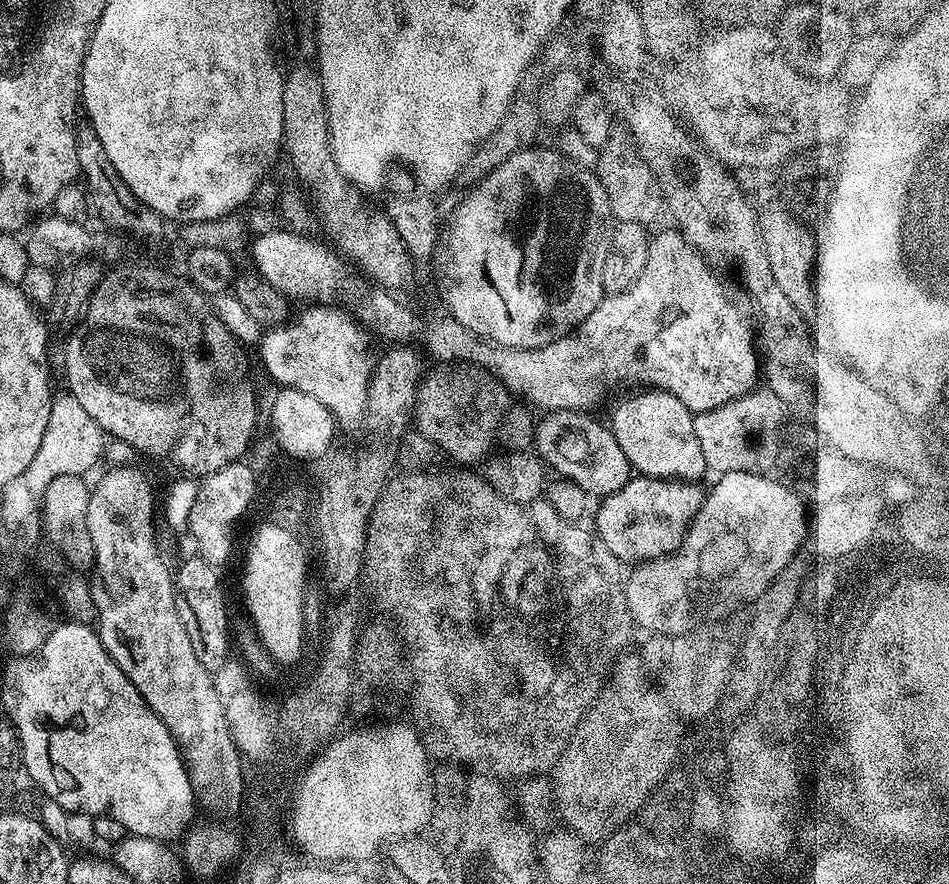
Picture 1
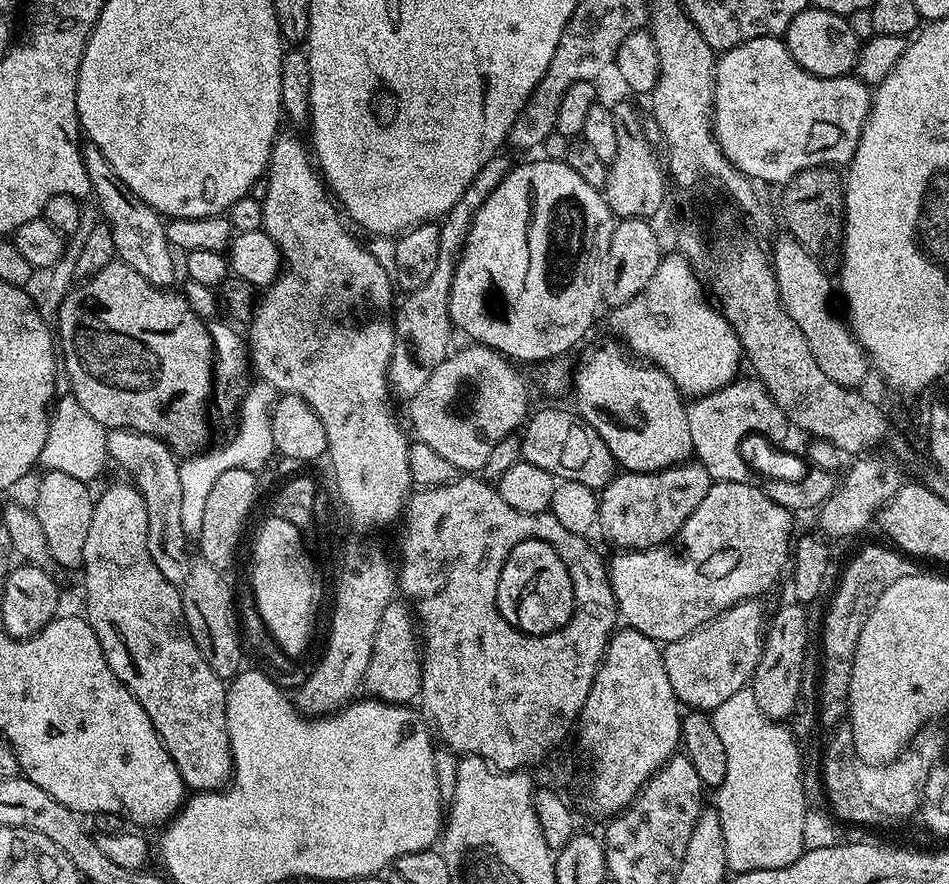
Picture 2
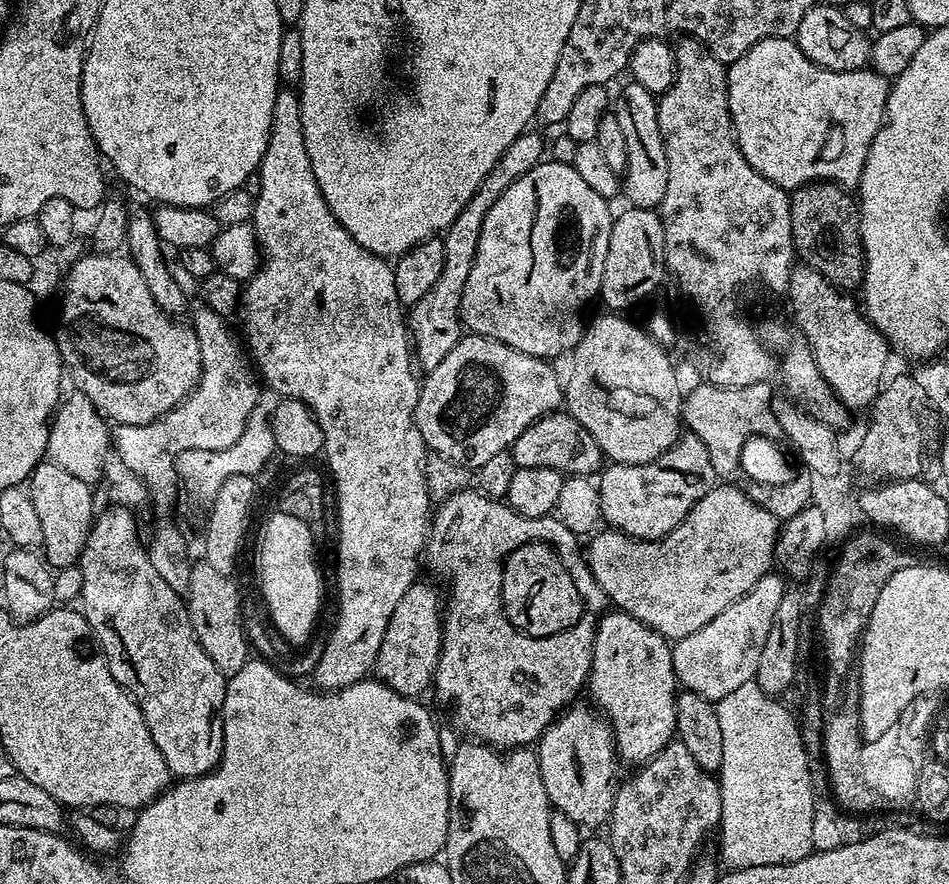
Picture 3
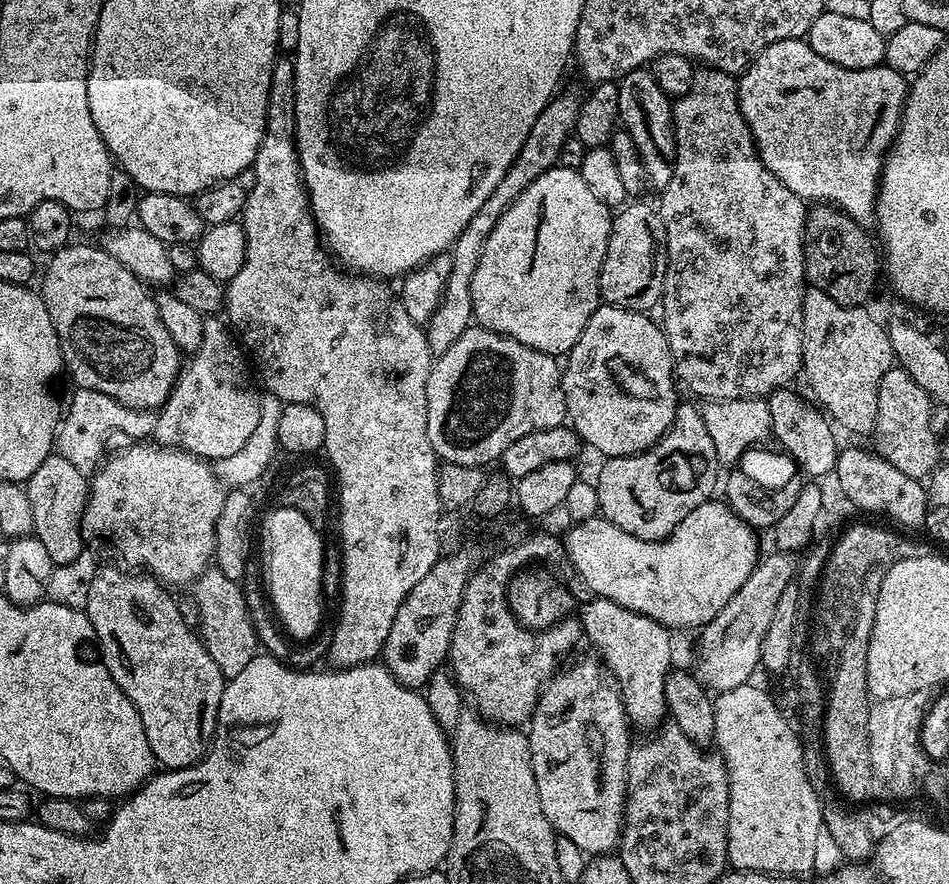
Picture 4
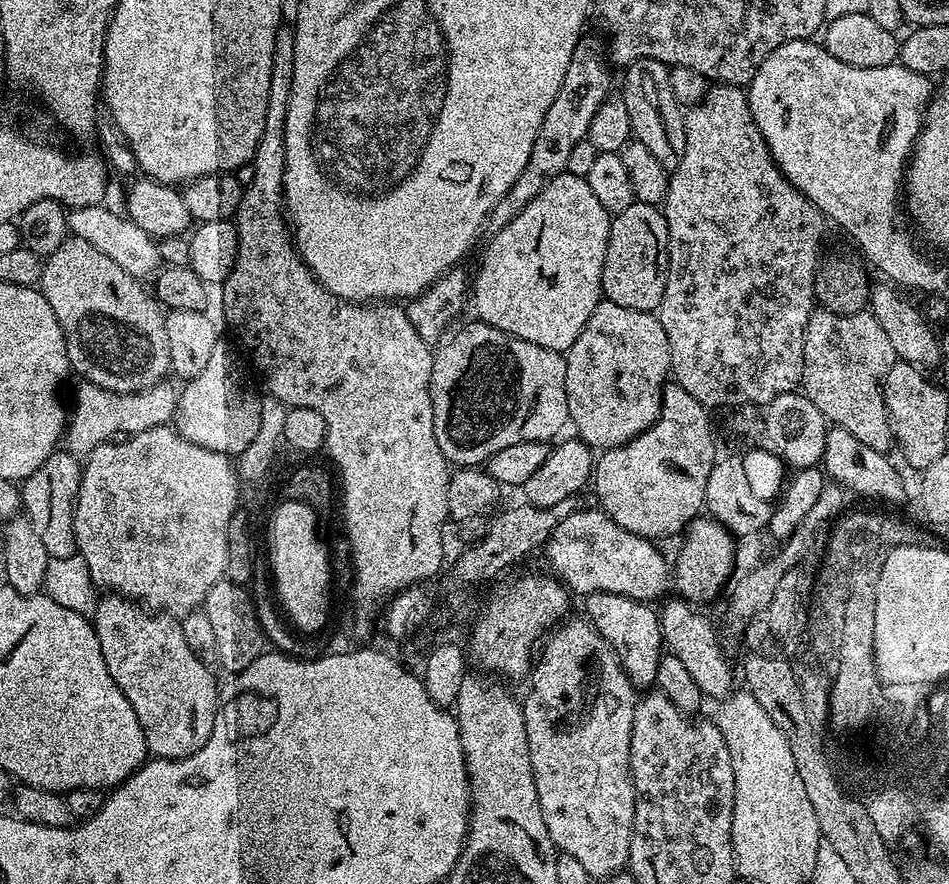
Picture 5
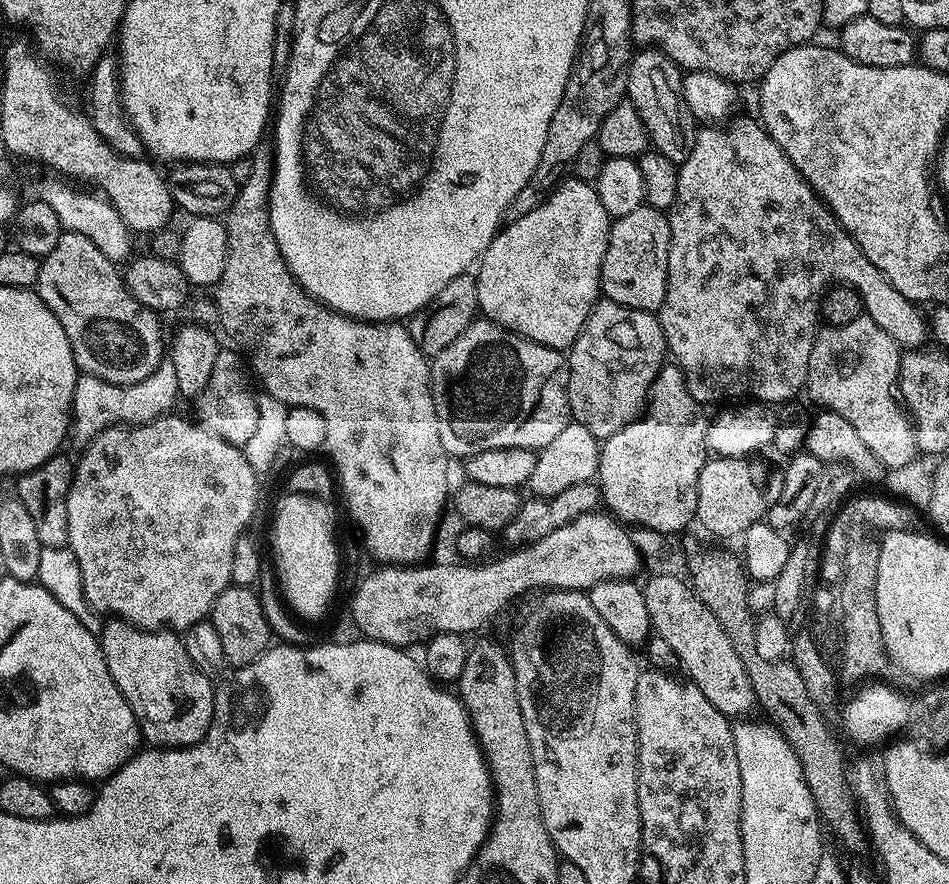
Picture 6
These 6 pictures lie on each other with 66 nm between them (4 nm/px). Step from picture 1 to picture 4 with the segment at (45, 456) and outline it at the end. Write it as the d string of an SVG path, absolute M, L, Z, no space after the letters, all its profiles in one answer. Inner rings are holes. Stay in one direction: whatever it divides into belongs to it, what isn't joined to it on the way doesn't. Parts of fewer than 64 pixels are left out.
M76 388L62 412L60 427L56 429L55 451L66 462L86 474L95 473L105 459L104 443L112 432L125 432L128 438L148 438L155 430L157 413L152 410L128 408L98 390Z

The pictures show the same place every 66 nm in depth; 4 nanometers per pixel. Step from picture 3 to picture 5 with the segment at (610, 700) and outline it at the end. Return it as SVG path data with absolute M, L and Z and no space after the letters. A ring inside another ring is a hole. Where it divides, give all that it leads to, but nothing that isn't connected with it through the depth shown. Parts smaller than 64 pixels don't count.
M590 592L583 597L583 600L583 615L592 621L598 634L606 638L606 642L620 659L624 673L628 675L633 685L640 690L655 685L658 662L665 647L664 635L660 633L657 609L655 607L652 609L651 603L609 592Z

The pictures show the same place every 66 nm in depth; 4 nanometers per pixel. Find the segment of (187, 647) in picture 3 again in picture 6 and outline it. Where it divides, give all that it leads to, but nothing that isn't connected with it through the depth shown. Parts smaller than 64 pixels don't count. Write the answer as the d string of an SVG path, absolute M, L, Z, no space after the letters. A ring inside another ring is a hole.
M109 619L100 631L100 648L104 651L106 666L110 670L110 678L118 686L122 698L130 706L140 727L140 735L153 748L188 748L203 740L212 725L215 710L215 690L206 674L198 670L198 666L190 660L183 639L171 630L149 630L136 628L124 620Z

